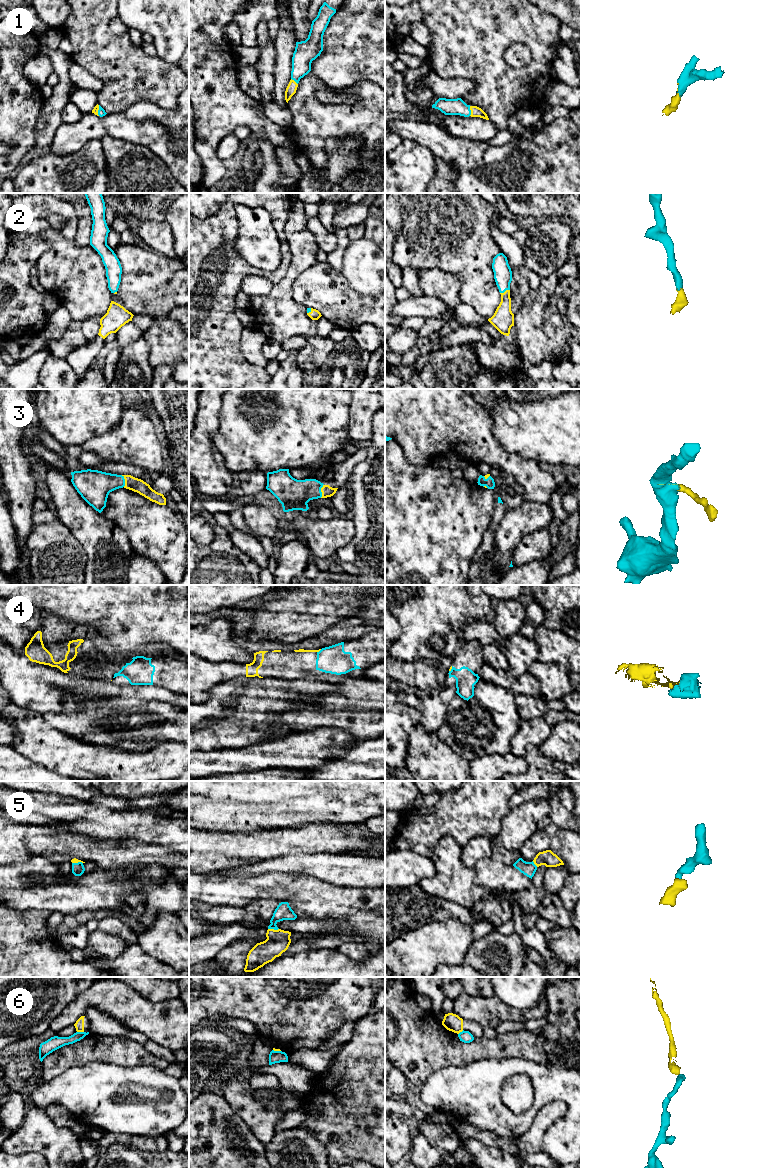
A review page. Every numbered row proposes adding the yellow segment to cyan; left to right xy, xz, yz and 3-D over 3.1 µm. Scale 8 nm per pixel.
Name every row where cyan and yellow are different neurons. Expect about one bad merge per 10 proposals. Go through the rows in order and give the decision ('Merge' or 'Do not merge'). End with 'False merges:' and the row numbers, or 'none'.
1: Merge
2: Merge
3: Merge
4: Merge
5: Merge
6: Do not merge
False merges: 6

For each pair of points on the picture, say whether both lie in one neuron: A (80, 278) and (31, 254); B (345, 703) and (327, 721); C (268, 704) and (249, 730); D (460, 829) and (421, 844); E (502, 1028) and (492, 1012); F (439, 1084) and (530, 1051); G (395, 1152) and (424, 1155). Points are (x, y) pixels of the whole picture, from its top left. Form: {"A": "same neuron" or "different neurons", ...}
{"A": "different neurons", "B": "different neurons", "C": "same neuron", "D": "same neuron", "E": "different neurons", "F": "different neurons", "G": "different neurons"}

